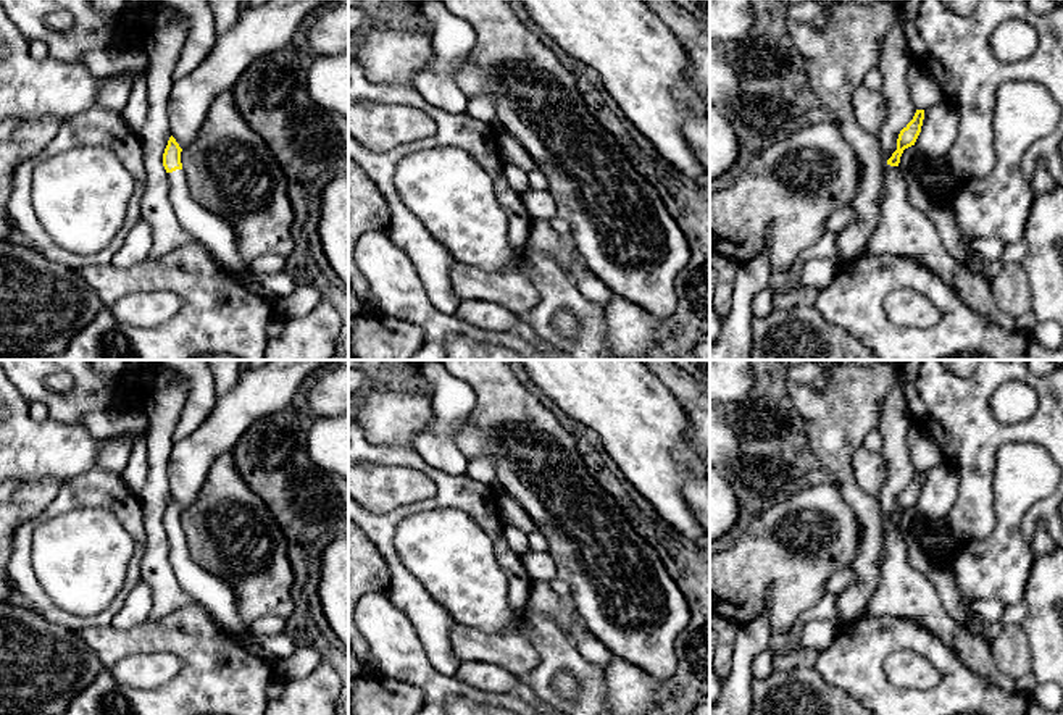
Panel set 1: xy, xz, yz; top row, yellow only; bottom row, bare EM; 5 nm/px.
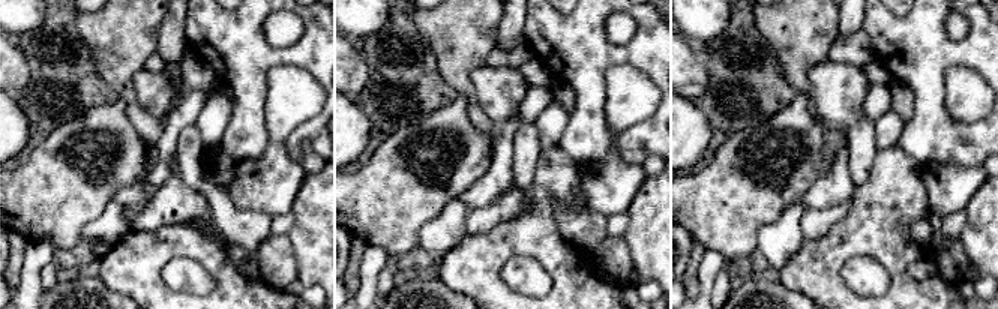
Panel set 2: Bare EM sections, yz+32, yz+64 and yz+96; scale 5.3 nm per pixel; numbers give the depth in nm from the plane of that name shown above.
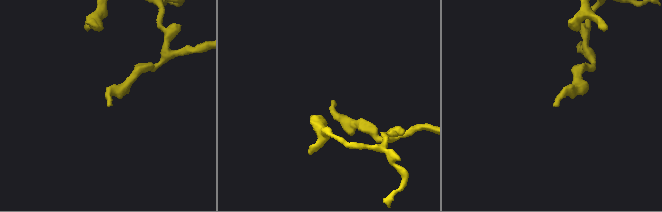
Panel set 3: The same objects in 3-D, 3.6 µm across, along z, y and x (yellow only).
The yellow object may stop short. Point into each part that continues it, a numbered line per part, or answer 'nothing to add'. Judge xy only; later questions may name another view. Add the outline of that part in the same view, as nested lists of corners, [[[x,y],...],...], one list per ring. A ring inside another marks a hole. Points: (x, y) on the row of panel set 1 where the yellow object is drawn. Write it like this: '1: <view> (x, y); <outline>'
1: xy (210, 229); [[[184,169],[168,173],[168,182],[169,202],[187,234],[203,244],[219,260],[223,268],[250,271],[250,265],[239,255],[232,226],[190,197]]]

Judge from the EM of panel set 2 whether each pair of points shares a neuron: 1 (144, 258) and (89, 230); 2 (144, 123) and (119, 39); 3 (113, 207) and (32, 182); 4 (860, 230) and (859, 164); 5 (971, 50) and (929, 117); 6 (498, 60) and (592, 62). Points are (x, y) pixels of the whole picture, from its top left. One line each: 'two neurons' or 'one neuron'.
1: two neurons
2: one neuron
3: two neurons
4: two neurons
5: one neuron
6: two neurons

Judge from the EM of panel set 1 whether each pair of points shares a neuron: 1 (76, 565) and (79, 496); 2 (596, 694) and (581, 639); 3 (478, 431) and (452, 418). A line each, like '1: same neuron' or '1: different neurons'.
1: different neurons
2: different neurons
3: different neurons

